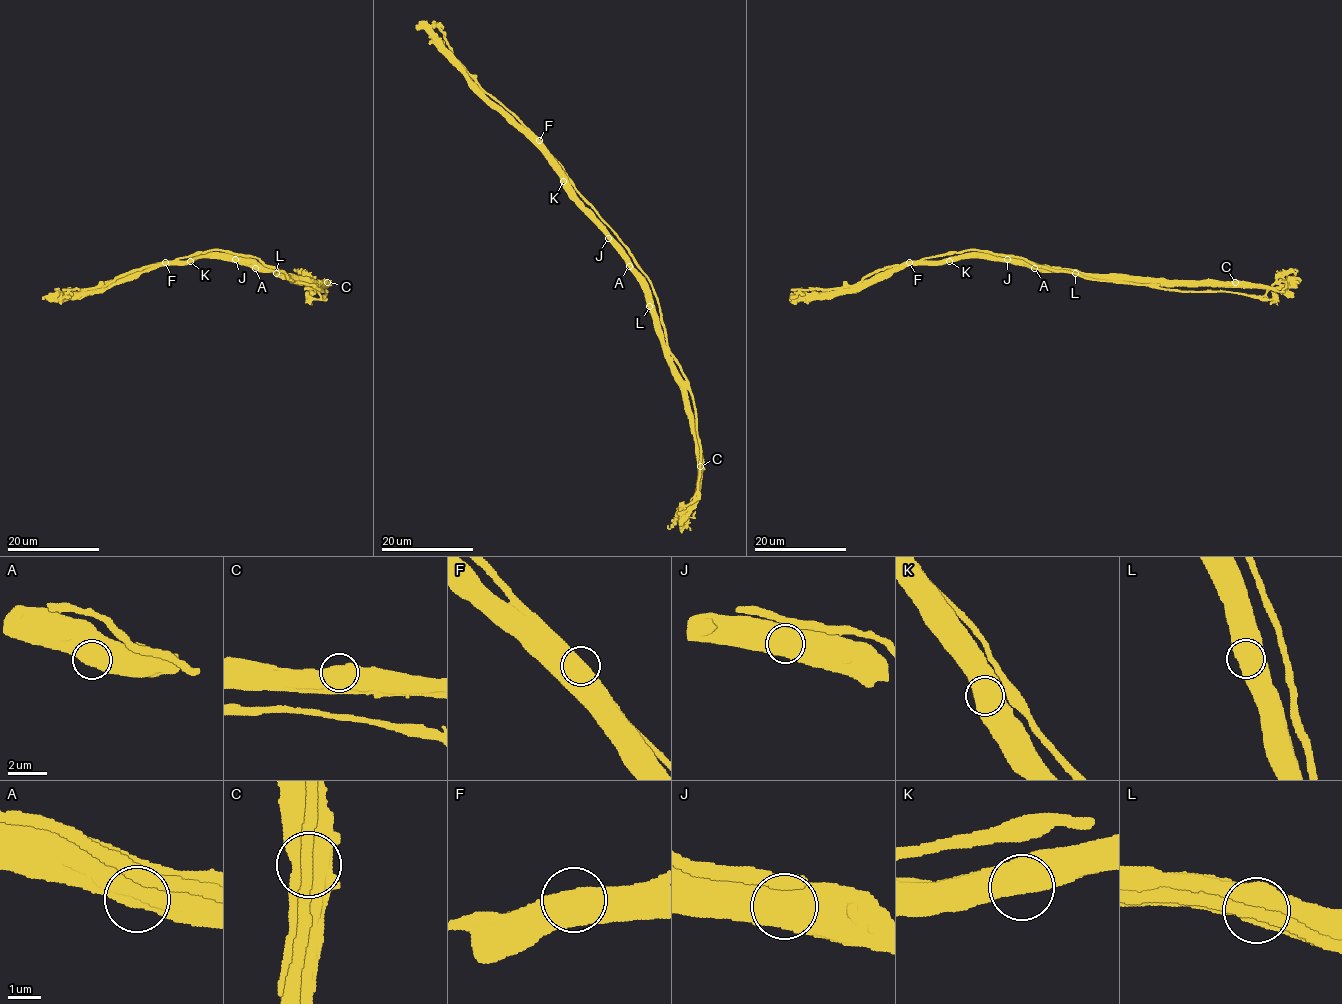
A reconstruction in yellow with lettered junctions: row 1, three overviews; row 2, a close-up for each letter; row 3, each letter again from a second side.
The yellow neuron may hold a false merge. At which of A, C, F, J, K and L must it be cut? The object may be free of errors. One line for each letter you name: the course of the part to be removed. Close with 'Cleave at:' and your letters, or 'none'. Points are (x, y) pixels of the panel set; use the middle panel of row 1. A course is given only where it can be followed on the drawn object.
F: Course of the part to remove: (539, 140), (652, 287), (668, 351), (692, 397), (700, 446), (698, 490), (677, 520), (669, 528), (668, 525)
Cleave at: F

